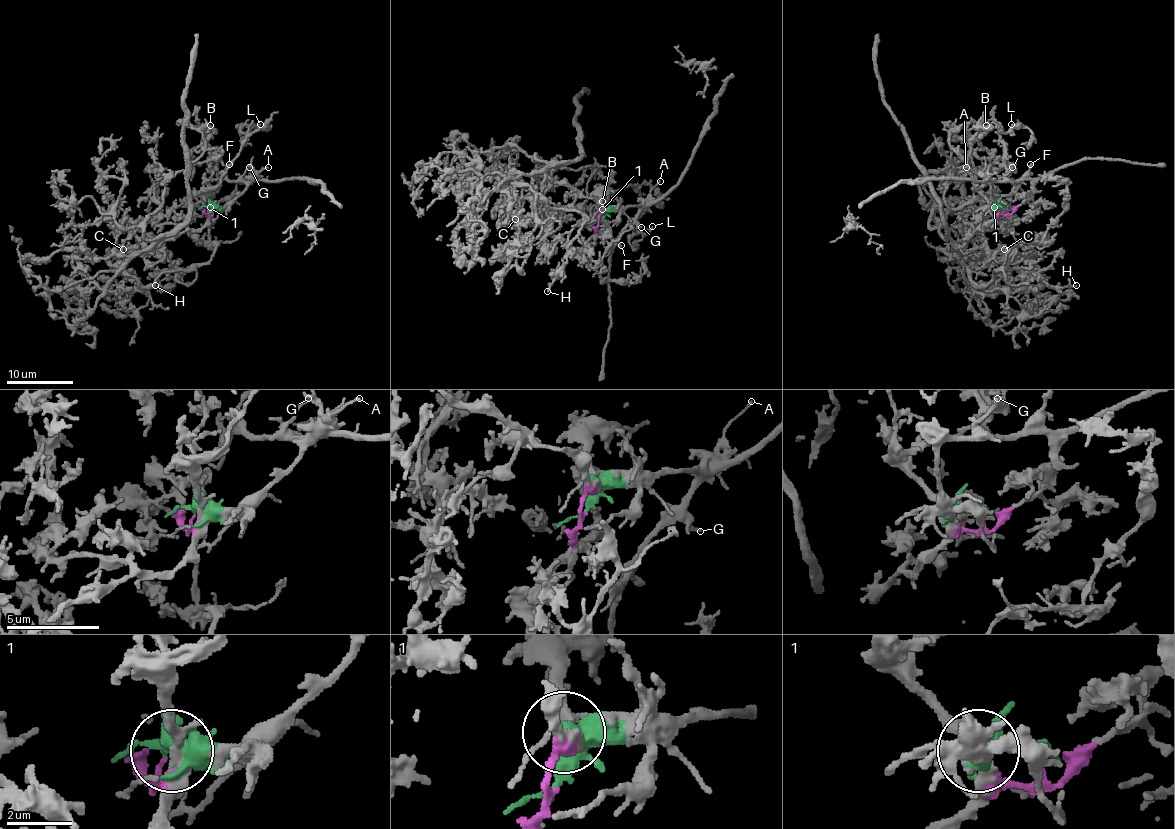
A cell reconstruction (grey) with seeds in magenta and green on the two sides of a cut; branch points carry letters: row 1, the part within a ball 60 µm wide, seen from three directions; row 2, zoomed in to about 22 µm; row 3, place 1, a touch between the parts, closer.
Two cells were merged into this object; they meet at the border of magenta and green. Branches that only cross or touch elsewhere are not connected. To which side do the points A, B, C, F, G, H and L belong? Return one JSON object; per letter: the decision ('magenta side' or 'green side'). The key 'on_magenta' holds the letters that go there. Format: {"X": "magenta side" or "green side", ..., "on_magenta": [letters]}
{"A": "green side", "B": "magenta side", "C": "magenta side", "F": "green side", "G": "green side", "H": "magenta side", "L": "magenta side", "on_magenta": ["B", "C", "H", "L"]}

